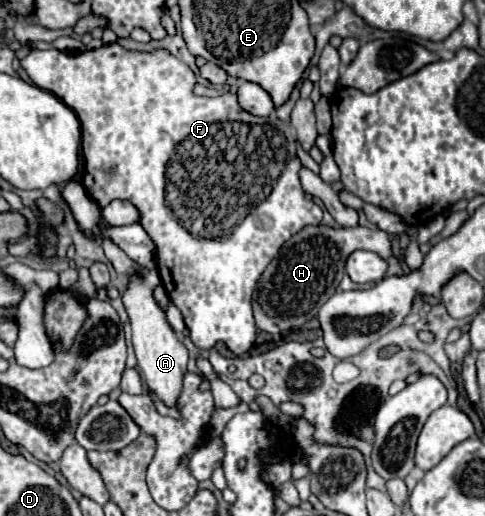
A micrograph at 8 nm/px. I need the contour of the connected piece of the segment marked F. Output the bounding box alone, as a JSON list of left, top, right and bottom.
[21,42,323,356]

